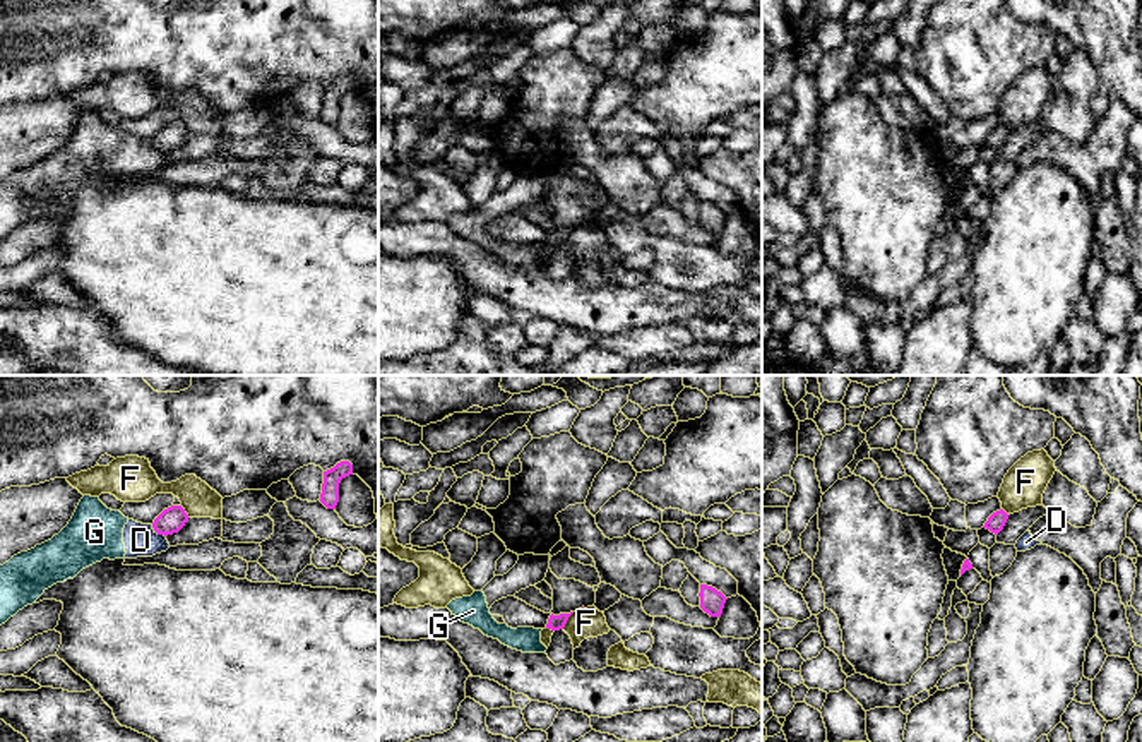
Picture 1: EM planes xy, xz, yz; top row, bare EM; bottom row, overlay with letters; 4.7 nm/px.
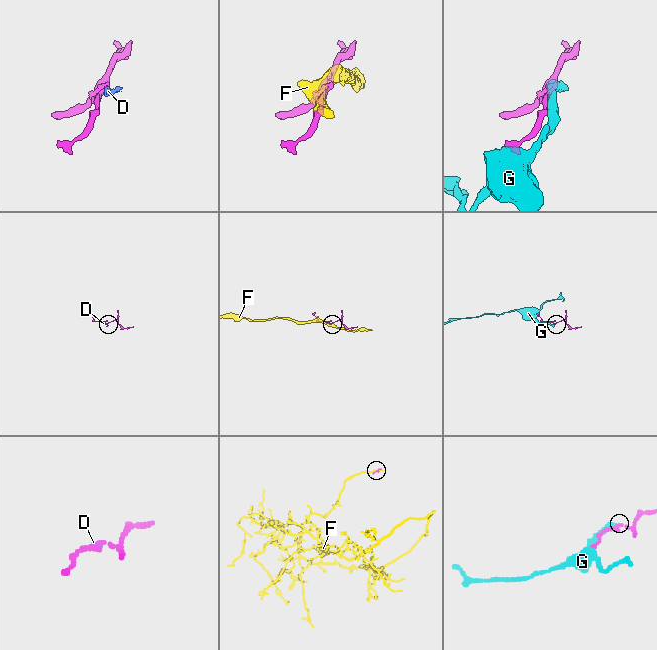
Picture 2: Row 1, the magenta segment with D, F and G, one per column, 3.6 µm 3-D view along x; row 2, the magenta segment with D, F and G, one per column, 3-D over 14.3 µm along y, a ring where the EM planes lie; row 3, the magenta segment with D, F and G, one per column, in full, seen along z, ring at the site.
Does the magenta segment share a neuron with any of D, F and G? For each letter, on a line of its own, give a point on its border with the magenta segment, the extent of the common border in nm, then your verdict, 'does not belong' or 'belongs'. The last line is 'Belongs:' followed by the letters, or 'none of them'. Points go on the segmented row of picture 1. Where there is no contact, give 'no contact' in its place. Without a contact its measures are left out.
D: contact xy (160, 533); length 70 nm; does not belong
F: contact xz (567, 619); length 100 nm; does not belong
G: contact xy (154, 530); length 40 nm; does not belong
Belongs: none of them

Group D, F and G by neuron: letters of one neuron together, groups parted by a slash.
D G / F

